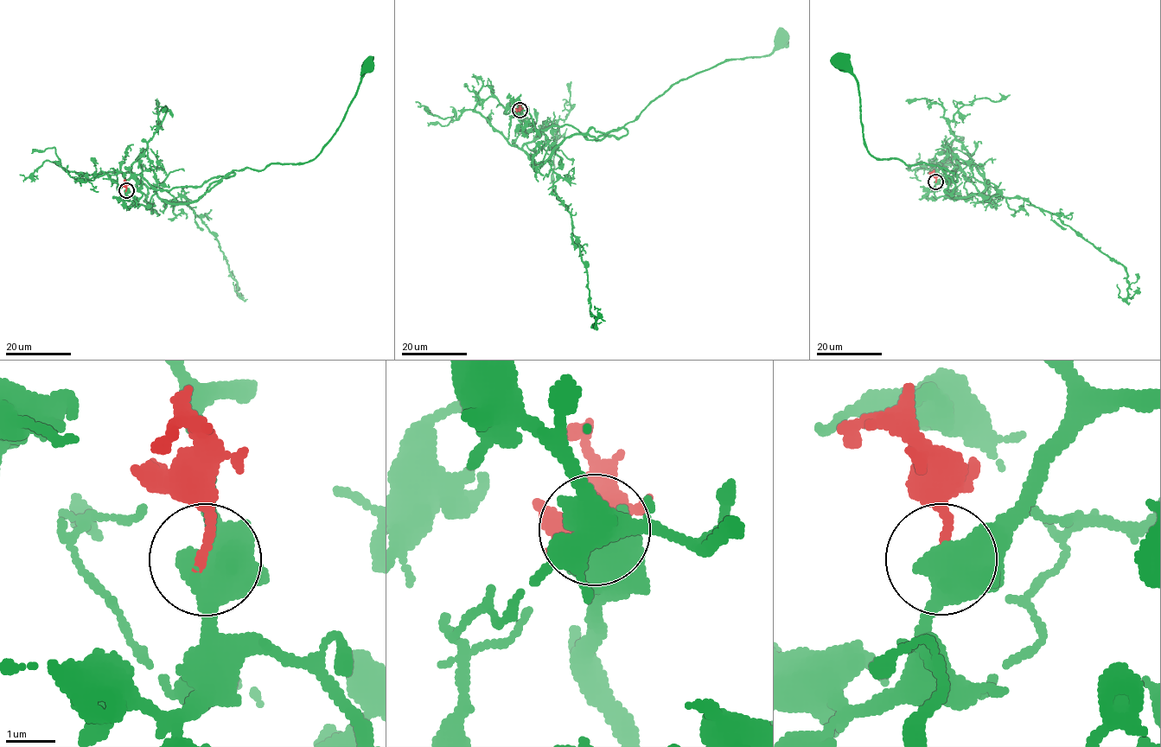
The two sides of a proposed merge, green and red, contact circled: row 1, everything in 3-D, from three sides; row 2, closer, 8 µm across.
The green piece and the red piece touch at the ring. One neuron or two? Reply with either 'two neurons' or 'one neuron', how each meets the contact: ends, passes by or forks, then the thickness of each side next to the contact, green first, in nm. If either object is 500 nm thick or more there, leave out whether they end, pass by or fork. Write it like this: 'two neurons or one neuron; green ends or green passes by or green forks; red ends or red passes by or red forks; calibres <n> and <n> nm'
one neuron; green passes by; red ends; calibres 320 and 200 nm

